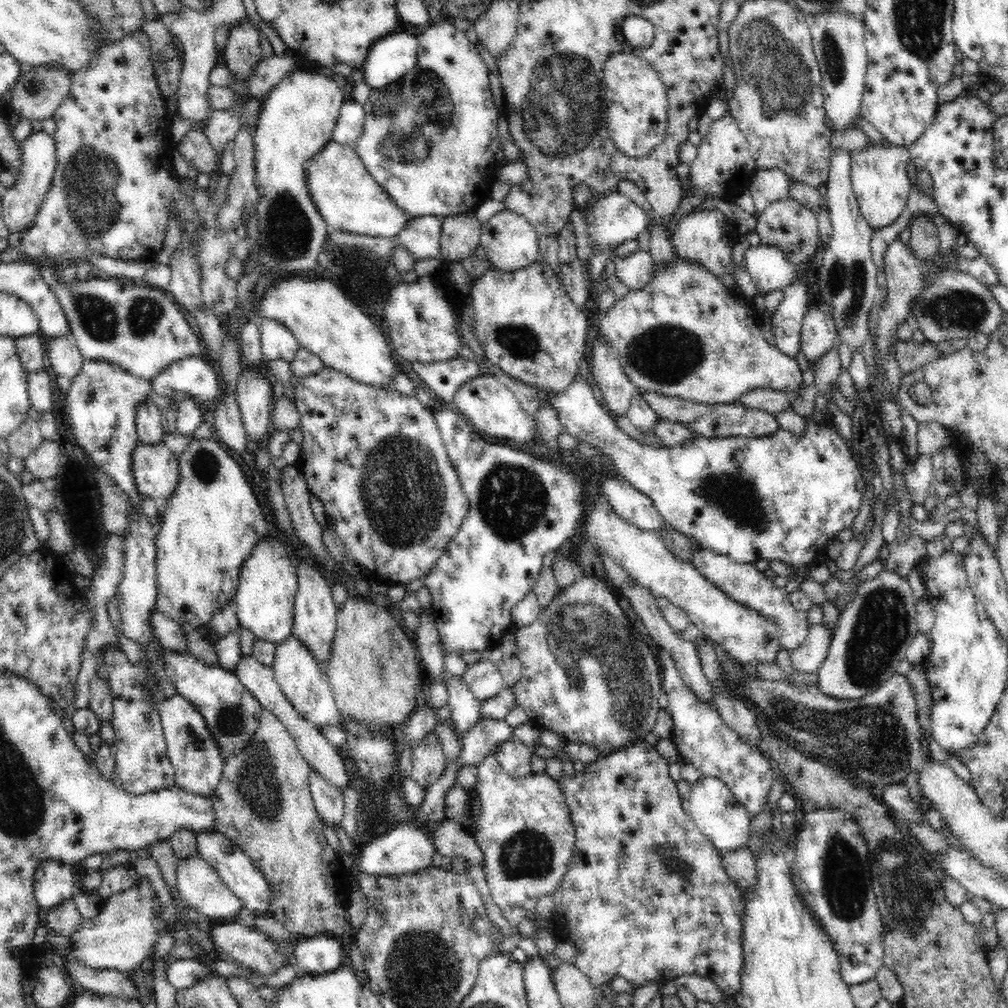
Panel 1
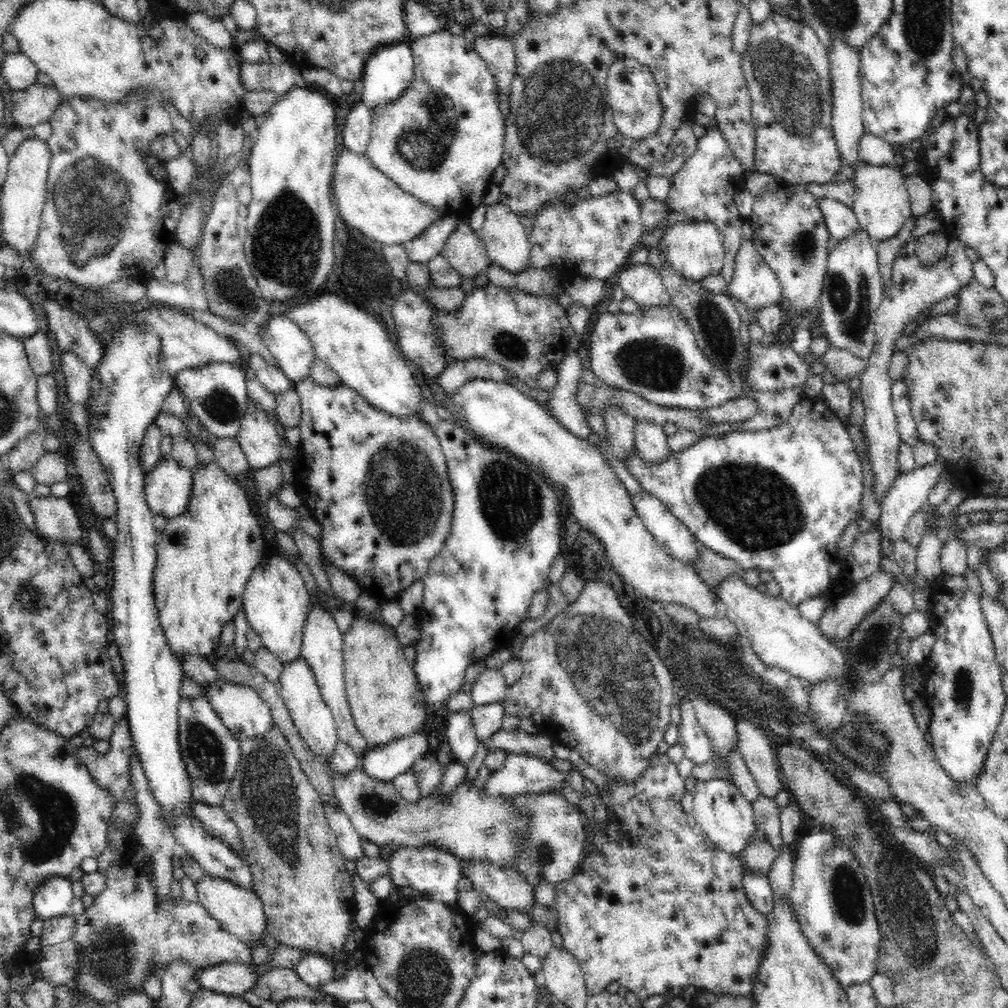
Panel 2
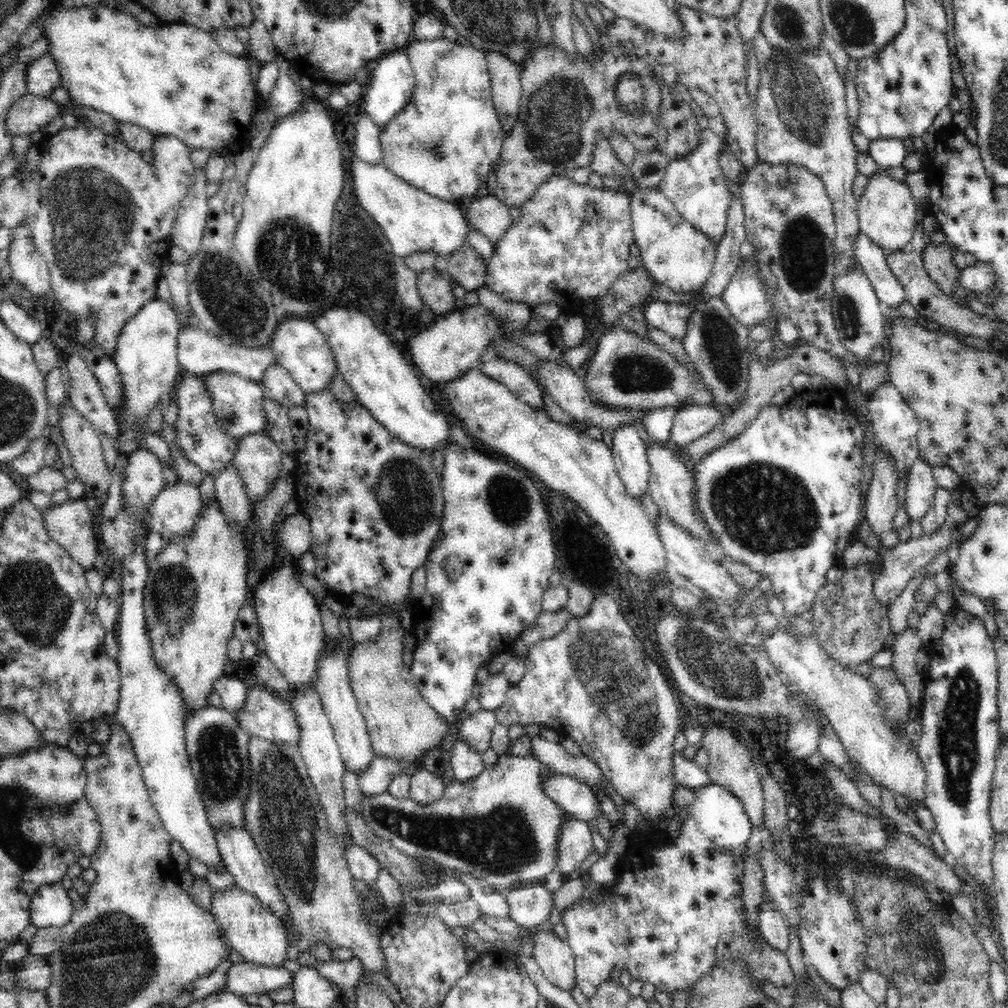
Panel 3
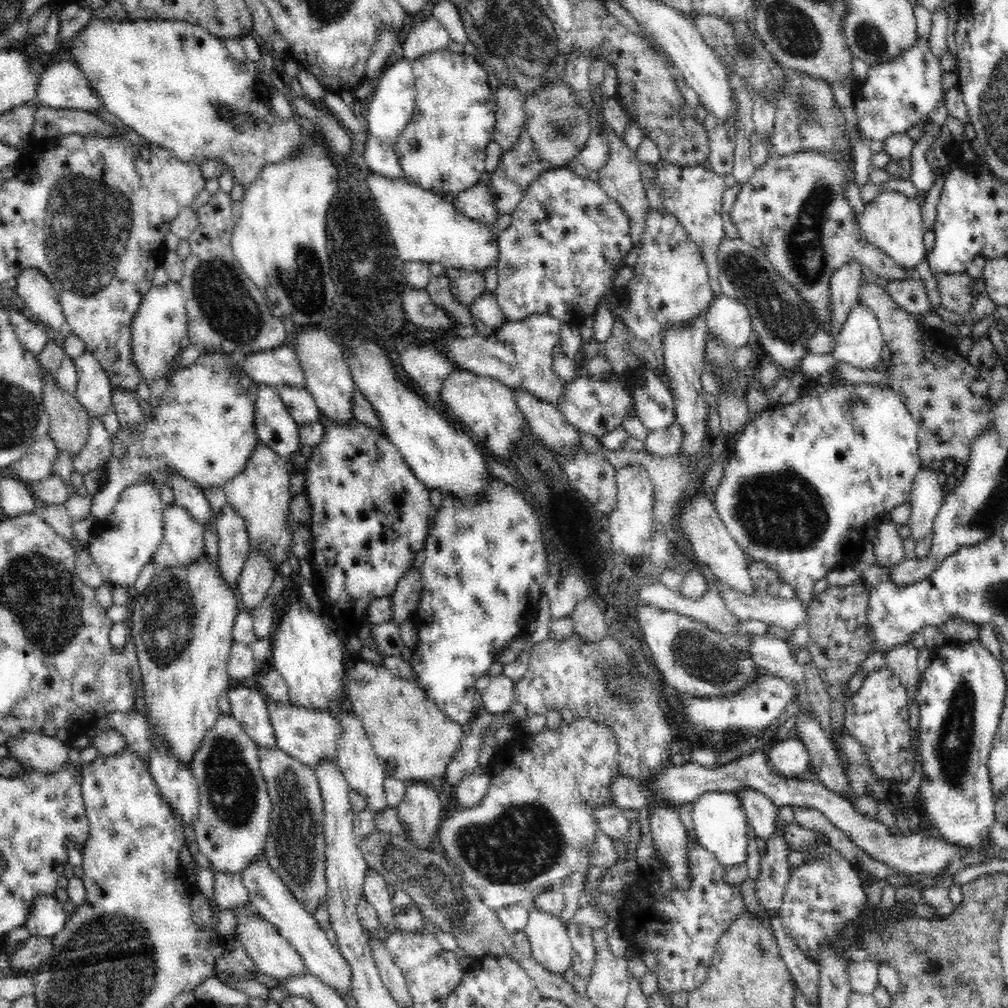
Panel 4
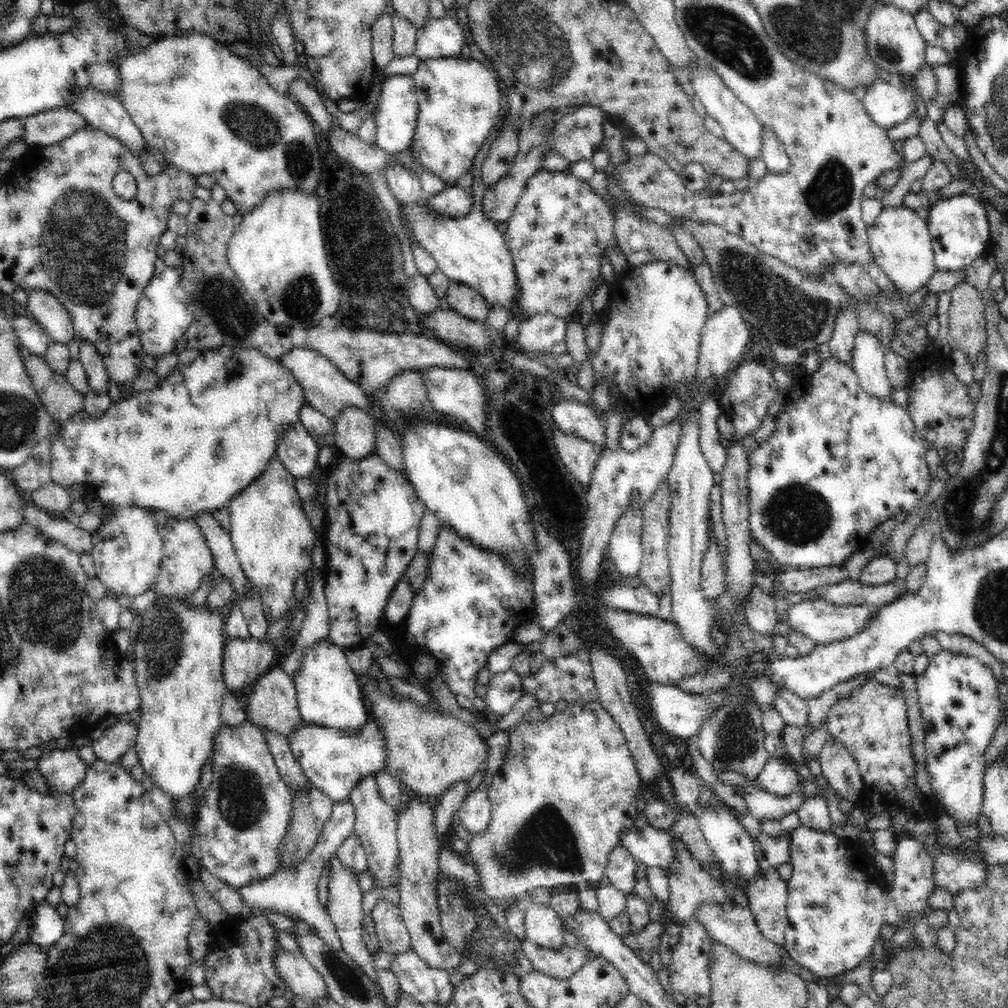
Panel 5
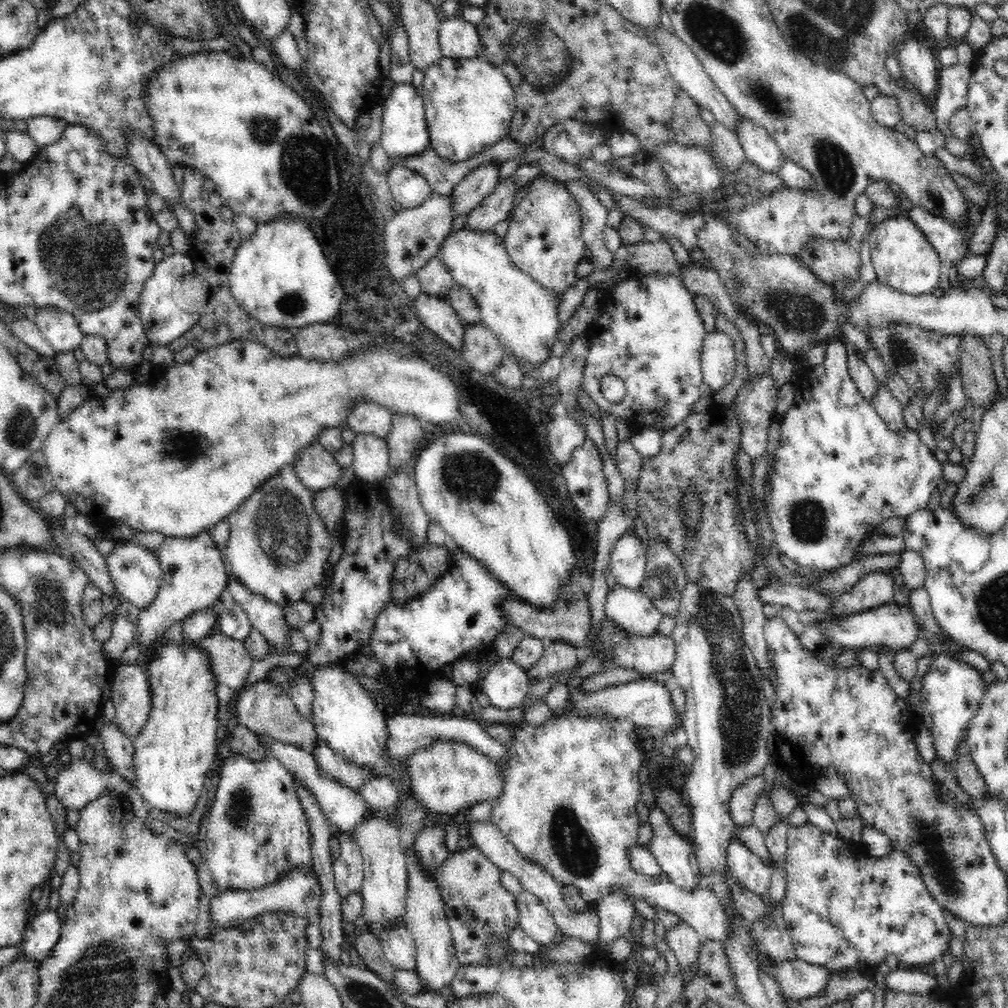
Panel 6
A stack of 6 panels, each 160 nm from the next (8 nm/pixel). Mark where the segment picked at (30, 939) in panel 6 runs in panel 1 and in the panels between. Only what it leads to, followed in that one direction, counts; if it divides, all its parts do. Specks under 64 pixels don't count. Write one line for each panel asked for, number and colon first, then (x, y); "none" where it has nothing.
1: (54, 882)
2: (53, 899)
3: (51, 906)
4: (47, 917)
5: (47, 926)

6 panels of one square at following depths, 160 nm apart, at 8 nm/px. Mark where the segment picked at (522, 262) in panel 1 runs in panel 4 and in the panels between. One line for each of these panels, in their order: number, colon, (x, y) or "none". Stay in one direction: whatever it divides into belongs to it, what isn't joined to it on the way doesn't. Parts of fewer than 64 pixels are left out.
2: (506, 242)
3: (488, 215)
4: (476, 203)

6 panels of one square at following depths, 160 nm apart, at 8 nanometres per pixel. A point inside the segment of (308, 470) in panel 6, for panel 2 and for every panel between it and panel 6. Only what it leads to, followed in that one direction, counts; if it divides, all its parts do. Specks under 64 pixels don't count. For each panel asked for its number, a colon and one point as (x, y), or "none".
2: (217, 393)
3: (237, 401)
4: (276, 428)
5: (297, 450)

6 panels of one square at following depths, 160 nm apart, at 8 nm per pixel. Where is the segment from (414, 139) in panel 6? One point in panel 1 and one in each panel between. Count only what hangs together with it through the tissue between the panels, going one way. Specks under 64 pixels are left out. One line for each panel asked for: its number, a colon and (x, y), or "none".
1: (393, 56)
2: (388, 72)
3: (392, 81)
4: (392, 103)
5: (396, 113)

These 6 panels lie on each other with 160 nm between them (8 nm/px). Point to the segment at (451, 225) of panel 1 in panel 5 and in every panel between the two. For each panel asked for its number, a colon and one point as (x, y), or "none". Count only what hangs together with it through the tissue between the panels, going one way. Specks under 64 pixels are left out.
2: (464, 250)
3: (466, 268)
4: (467, 287)
5: (468, 302)

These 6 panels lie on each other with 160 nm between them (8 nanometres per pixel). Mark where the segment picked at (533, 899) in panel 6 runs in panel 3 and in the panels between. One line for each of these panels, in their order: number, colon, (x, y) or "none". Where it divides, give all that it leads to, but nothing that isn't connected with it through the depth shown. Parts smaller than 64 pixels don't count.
3: (554, 956)
4: (551, 946)
5: (542, 926)

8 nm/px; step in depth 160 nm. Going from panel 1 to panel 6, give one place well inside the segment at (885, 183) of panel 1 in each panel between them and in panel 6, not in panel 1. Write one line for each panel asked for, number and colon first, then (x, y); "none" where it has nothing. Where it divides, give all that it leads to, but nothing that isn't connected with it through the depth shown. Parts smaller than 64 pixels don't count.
2: (881, 204)
3: (887, 213)
4: (892, 222)
5: (900, 241)
6: (904, 260)

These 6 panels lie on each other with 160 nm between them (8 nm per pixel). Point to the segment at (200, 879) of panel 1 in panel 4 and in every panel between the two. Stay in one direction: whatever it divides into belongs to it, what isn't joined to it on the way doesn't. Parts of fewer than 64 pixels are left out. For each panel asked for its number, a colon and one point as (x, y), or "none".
2: (240, 911)
3: (254, 932)
4: (273, 955)

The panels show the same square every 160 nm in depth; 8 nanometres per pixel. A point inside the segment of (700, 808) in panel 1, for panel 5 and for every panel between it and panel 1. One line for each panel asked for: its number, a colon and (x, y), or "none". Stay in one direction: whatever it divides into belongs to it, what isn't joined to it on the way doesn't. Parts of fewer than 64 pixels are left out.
2: (722, 813)
3: (721, 816)
4: (721, 825)
5: (727, 838)

